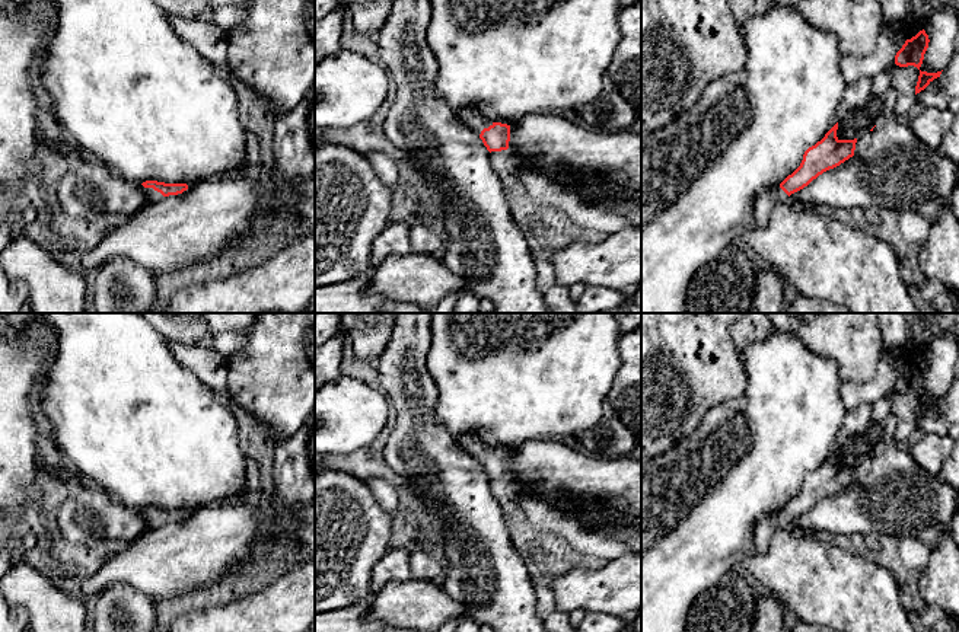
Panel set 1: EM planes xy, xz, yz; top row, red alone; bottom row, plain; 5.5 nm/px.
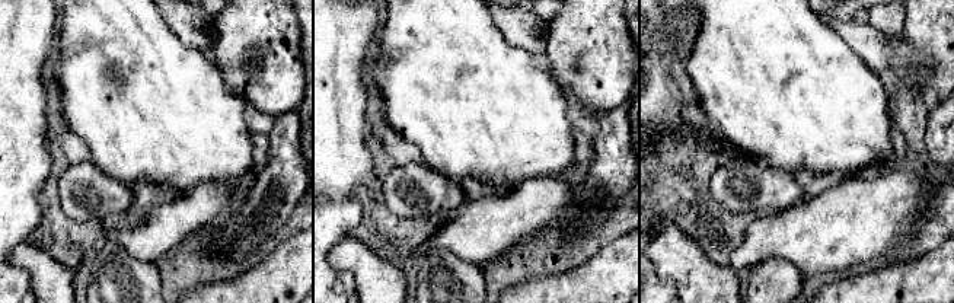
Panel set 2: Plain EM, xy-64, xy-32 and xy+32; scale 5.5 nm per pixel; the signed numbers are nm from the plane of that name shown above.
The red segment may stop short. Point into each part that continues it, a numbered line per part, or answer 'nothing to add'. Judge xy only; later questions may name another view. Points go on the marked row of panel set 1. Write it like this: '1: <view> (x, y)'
1: xy (152, 195)

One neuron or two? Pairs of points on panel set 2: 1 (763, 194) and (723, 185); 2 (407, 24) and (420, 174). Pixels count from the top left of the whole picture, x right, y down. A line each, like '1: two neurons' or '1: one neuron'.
1: one neuron
2: two neurons

